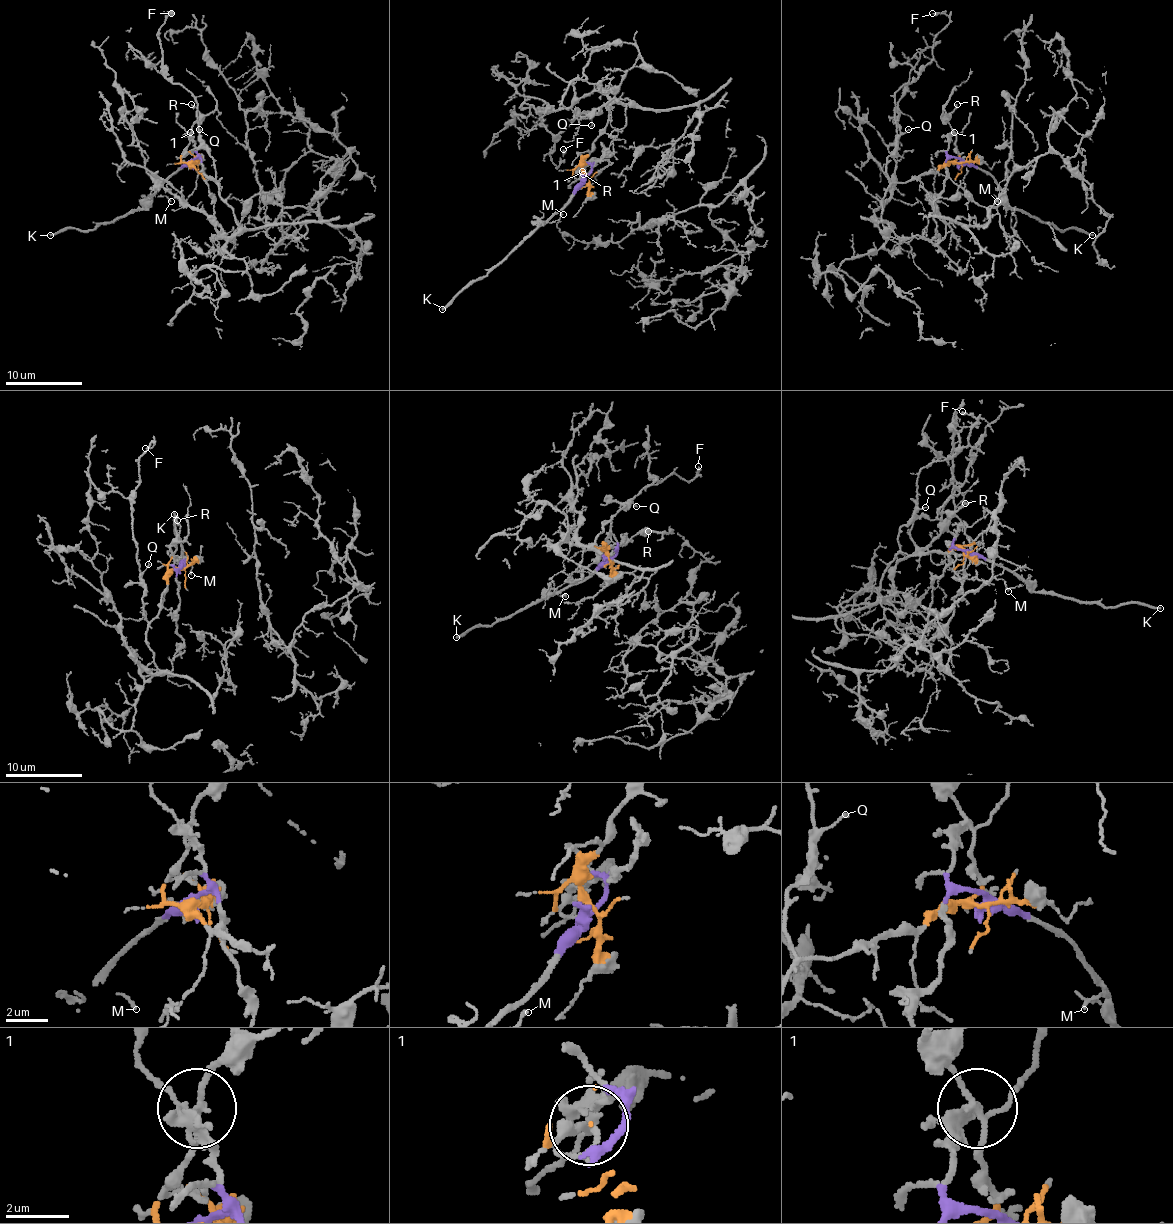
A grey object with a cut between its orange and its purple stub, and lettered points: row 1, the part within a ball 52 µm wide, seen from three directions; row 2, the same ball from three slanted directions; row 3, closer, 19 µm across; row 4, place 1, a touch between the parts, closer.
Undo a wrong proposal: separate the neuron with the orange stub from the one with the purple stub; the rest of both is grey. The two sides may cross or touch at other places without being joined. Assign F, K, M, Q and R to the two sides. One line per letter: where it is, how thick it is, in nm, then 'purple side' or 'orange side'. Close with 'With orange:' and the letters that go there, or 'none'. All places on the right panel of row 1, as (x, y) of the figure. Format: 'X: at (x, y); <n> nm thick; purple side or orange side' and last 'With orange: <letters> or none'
F: at (932, 13); 220 nm thick; orange side
K: at (1092, 235); 240 nm thick; purple side
M: at (997, 201); 130 nm thick; purple side
Q: at (908, 129); 120 nm thick; orange side
R: at (957, 104); 160 nm thick; orange side
With orange: F, Q, R

